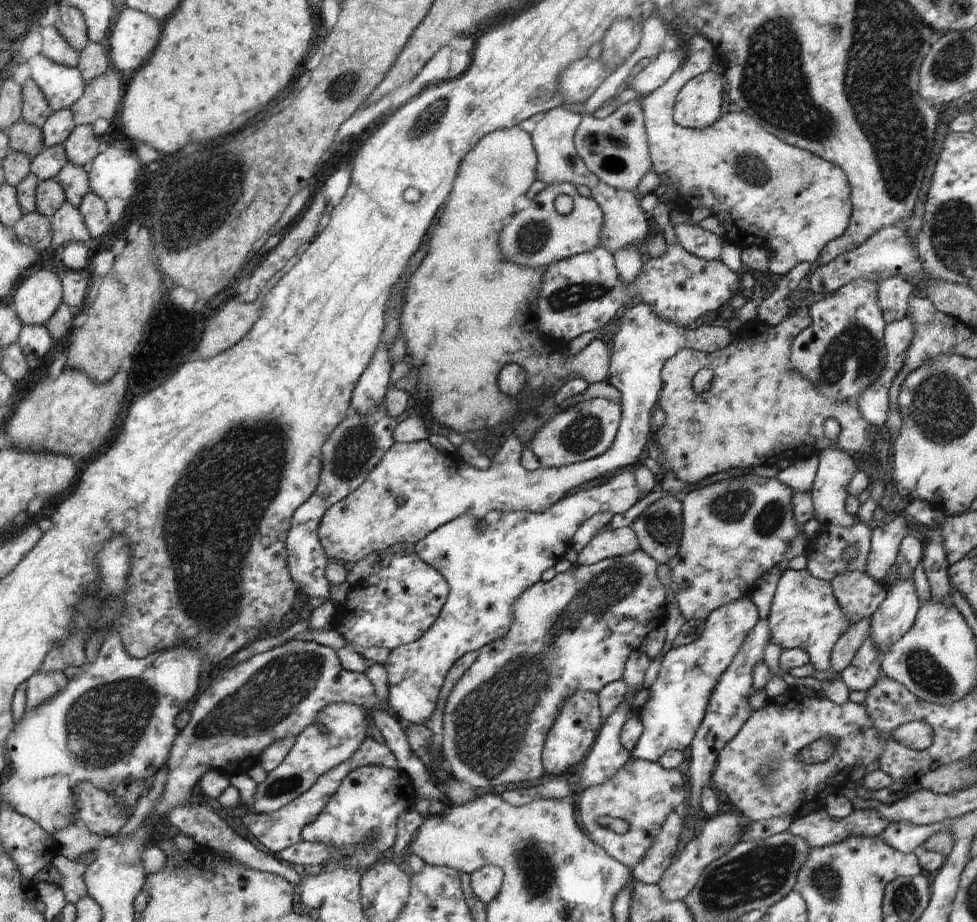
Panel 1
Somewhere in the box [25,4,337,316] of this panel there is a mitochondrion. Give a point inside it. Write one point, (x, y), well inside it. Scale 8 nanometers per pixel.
(180, 232)

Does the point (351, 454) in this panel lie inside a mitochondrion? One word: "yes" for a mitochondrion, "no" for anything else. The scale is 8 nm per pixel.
yes

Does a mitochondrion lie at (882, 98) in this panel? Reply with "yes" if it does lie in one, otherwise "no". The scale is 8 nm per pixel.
yes

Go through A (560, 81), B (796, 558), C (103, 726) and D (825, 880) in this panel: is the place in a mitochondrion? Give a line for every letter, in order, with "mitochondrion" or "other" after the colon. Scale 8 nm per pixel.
A: other
B: other
C: mitochondrion
D: mitochondrion

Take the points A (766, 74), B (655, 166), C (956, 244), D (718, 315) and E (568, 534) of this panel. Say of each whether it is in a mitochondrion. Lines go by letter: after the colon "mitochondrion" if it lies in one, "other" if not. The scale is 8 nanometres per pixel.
A: mitochondrion
B: other
C: mitochondrion
D: other
E: other

